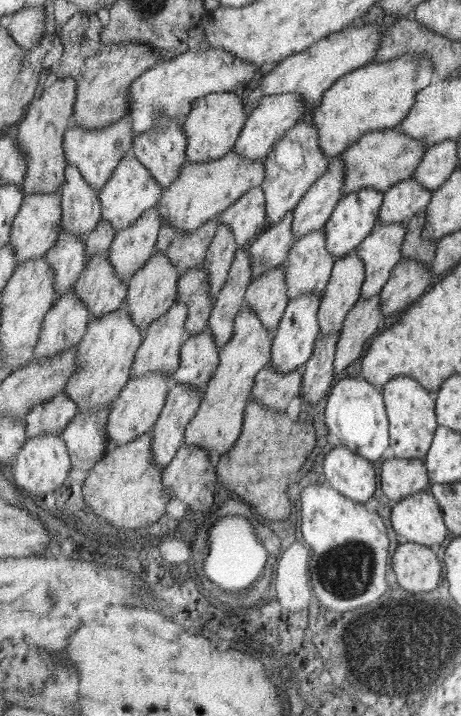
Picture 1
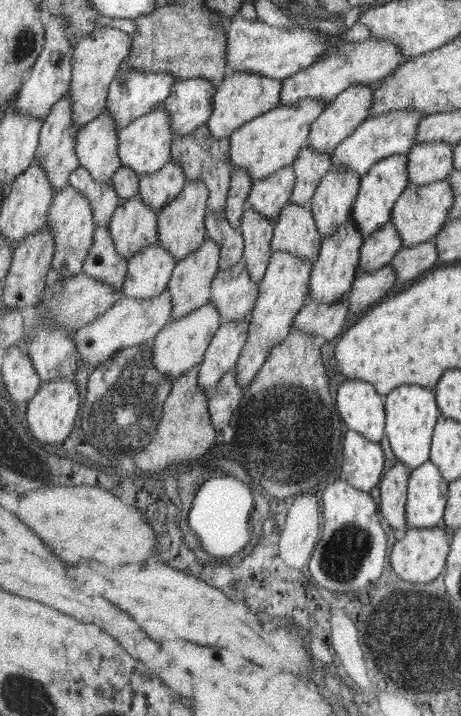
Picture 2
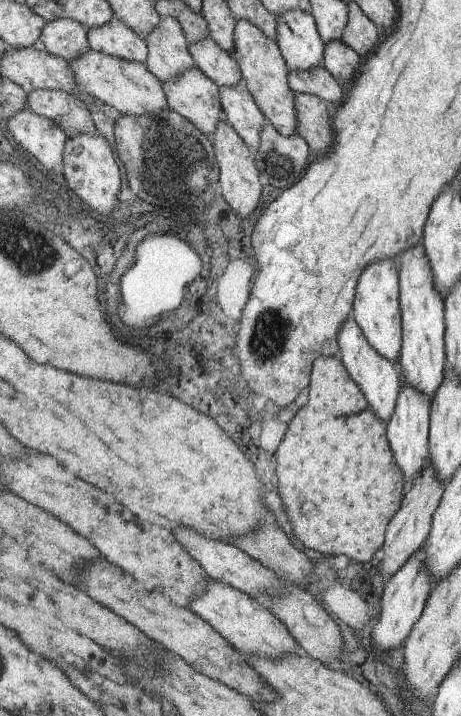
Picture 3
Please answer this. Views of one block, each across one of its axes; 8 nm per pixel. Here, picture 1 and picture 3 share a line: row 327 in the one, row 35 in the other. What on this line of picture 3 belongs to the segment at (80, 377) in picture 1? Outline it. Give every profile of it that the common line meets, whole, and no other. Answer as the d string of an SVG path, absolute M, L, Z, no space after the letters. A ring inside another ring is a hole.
M115 16L107 24L87 30L89 48L130 62L144 63L147 42Z

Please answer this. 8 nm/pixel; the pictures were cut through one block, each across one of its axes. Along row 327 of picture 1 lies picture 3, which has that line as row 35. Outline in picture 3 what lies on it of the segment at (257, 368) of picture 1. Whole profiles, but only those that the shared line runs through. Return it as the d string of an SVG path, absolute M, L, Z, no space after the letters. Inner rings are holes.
M244 19L235 22L234 39L235 50L232 54L238 60L243 73L242 80L246 83L247 89L251 91L252 98L255 98L258 103L260 112L280 134L284 136L294 134L298 126L298 120L296 120L298 106L295 103L295 94L288 82L290 68L279 49L278 42L268 38L254 23Z

